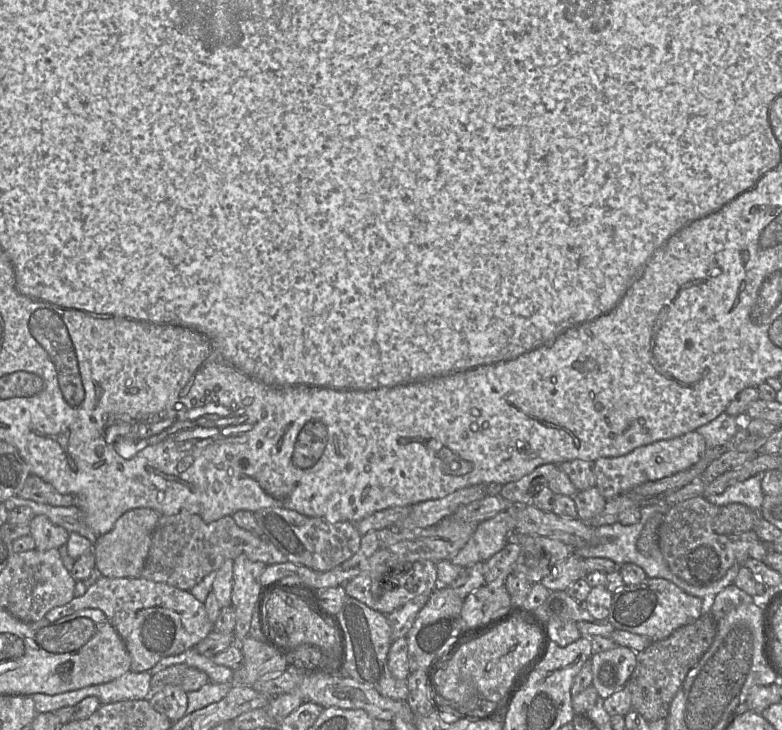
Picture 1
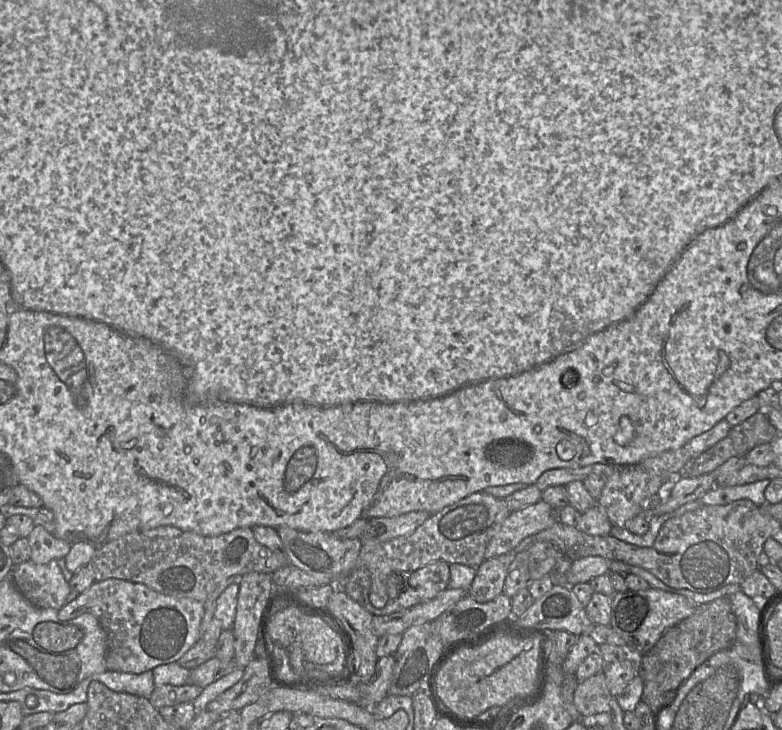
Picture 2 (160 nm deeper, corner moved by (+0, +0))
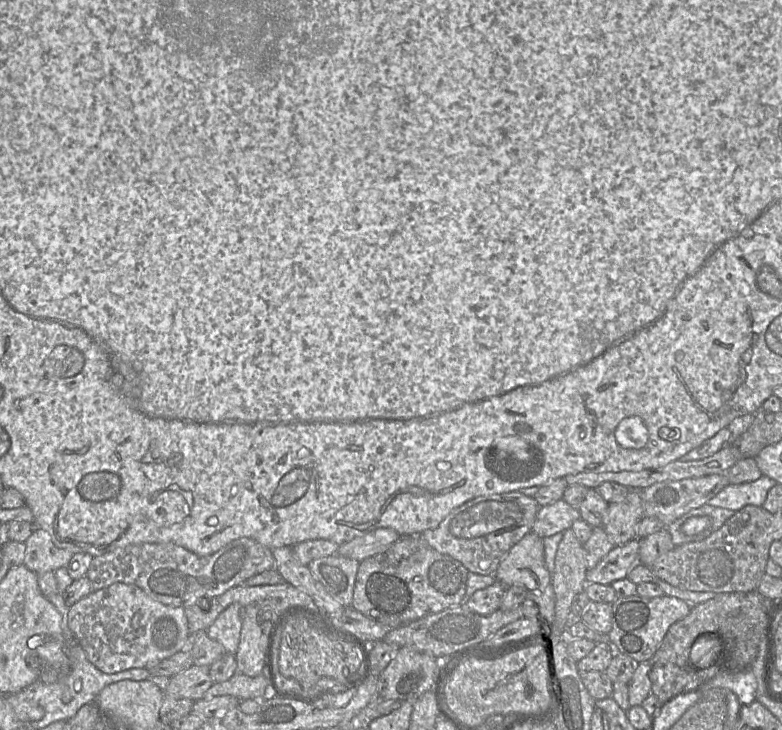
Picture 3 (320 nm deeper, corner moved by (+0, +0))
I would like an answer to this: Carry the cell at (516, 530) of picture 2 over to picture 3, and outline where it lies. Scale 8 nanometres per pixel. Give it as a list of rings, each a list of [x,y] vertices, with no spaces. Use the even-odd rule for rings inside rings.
[[[560,499],[539,508],[531,531],[540,538],[545,538],[570,529],[580,518],[579,509]]]

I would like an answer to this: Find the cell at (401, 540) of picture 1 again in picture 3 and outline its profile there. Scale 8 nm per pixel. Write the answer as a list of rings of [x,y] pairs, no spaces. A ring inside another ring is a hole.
[[[519,491],[476,497],[453,509],[435,529],[428,529],[421,535],[428,544],[441,554],[451,556],[461,562],[470,572],[480,575],[494,575],[501,559],[531,532],[540,506],[534,497],[526,496]]]

